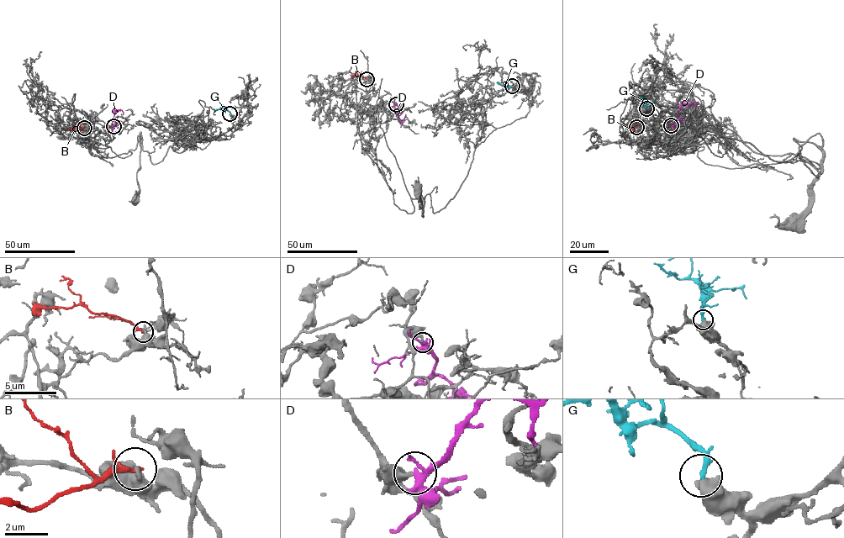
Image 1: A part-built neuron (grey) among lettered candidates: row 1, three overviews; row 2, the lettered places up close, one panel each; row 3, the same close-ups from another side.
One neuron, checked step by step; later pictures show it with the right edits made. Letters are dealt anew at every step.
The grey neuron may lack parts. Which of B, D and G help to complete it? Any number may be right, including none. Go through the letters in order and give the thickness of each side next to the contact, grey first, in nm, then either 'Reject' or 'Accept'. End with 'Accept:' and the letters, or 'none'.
B: Thickness 240 nm (grey) against 150 nm. Reject
D: Thickness 360 nm (grey) against 240 nm. Reject
G: Thickness 700 nm (grey) against 220 nm. Accept
Accept: G

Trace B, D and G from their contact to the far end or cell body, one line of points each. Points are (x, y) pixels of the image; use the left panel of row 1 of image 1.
B: (84, 128), (76, 130), (69, 128)
D: (113, 126), (116, 110), (121, 110), (123, 114)
G: (229, 113), (223, 108), (213, 112)

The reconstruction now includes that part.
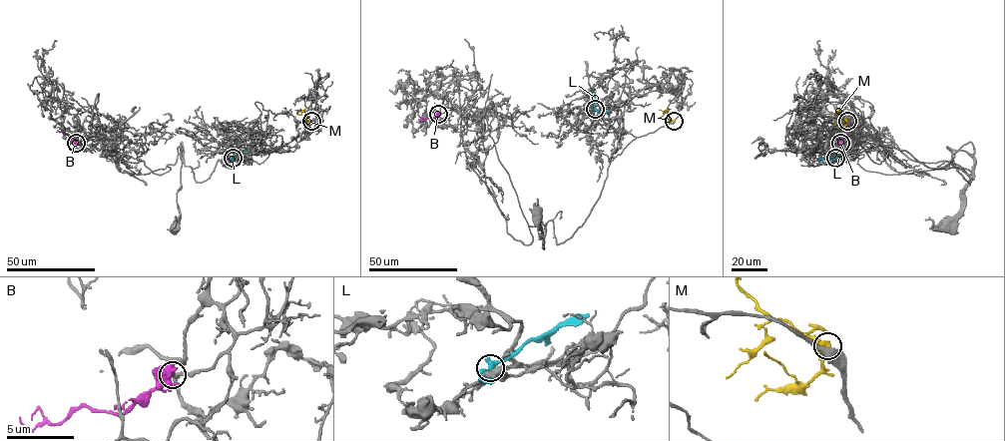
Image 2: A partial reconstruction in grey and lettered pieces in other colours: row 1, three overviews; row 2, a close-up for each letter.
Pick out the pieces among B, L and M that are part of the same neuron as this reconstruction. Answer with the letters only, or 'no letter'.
B

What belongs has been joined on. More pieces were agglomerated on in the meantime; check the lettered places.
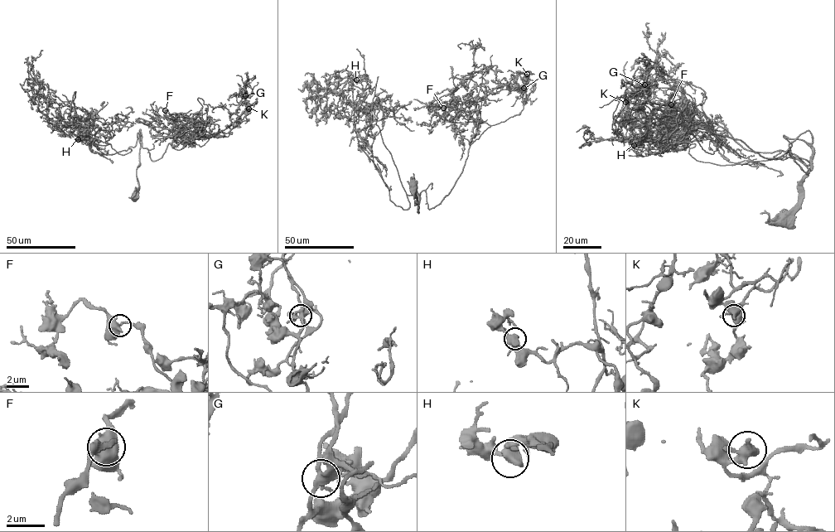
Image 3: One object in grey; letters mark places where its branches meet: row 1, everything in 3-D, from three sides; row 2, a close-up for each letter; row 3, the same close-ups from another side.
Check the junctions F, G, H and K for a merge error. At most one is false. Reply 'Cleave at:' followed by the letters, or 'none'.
Cleave at: none

